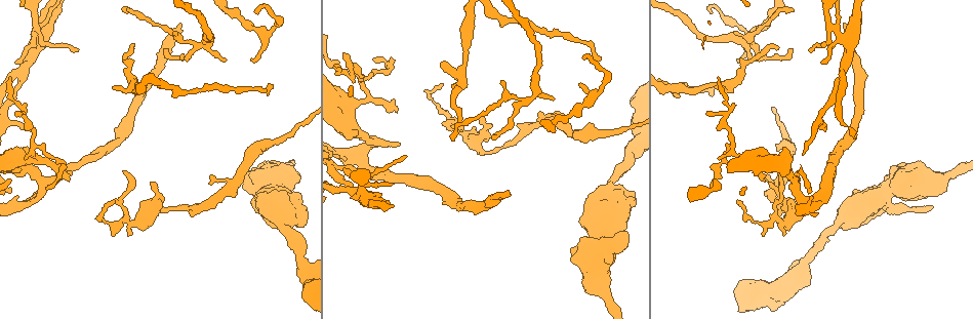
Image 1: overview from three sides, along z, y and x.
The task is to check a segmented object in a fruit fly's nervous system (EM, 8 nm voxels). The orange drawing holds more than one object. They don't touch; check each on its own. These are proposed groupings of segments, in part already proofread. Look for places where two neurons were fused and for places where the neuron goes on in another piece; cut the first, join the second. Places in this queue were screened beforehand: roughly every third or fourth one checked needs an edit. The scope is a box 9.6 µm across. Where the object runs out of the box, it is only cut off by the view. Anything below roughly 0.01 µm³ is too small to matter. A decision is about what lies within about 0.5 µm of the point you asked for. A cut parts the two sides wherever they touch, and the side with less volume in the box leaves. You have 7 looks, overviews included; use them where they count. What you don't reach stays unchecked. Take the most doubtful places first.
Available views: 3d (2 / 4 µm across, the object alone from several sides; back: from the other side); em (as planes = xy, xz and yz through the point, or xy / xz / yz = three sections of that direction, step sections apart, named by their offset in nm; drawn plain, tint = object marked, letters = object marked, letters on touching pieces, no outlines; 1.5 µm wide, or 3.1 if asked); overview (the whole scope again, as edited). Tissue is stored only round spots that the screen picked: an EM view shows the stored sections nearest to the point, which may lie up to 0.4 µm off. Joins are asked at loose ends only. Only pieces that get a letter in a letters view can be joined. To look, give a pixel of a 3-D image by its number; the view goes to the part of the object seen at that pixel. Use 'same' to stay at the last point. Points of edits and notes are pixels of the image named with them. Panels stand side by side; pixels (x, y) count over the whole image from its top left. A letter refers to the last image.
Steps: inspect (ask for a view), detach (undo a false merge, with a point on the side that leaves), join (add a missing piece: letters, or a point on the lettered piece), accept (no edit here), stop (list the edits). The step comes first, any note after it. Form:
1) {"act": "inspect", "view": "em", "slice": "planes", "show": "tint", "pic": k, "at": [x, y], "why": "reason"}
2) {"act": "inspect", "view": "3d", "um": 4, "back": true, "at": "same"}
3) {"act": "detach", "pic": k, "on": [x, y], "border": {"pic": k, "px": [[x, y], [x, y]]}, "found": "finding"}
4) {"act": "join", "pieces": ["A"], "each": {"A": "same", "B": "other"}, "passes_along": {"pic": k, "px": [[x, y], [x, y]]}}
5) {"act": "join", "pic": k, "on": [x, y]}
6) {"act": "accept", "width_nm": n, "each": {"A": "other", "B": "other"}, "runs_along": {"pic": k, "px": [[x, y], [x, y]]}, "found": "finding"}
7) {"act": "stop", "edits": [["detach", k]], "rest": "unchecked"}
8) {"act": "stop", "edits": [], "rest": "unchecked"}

{"act": "inspect", "view": "3d", "um": 4, "pic": 1, "at": [130, 45], "why": "branch stops here"}

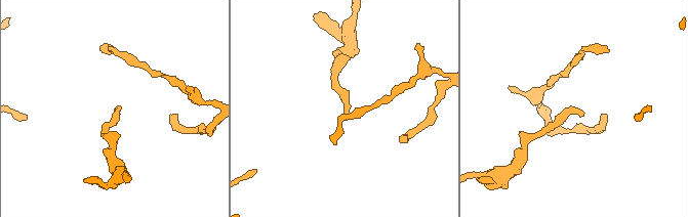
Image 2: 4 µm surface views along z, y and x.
{"act": "inspect", "view": "em", "slice": "xy", "step": 8, "show": "letters", "pic": 2, "at": [582, 116], "why": "now the EM"}

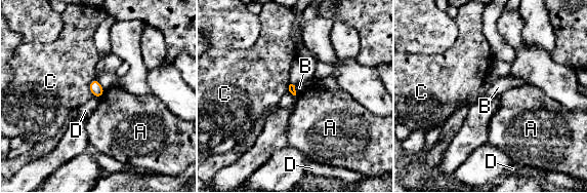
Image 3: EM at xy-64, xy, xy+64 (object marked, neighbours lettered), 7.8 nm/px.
{"act": "accept", "each": {"A": "other", "B": "other", "C": "other", "D": "other"}, "border": {"pic": 3, "px": [[93, 95], [99, 99]]}, "found": "none of them fits"}

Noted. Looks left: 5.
{"act": "inspect", "view": "em", "slice": "yz", "step": 4, "show": "letters", "pic": 1, "at": [792, 212], "why": "thick turns thin"}

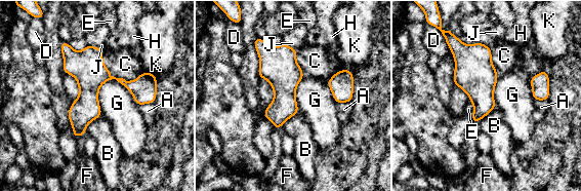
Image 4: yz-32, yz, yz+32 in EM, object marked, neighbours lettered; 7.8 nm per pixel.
{"act": "accept", "longest_contact_nm": ["C", 360], "each": {"A": "other", "B": "other", "C": "other", "D": "other", "E": "other", "F": "other", "G": "other", "H": "other", "J": "other", "K": "other"}, "runs_along": {"pic": 4, "px": [[64, 49], [91, 73], [127, 84], [154, 82]]}, "found": "continuous, no second neuron"}

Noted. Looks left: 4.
{"act": "inspect", "view": "3d", "um": 4, "pic": 1, "at": [826, 128], "why": "thin end"}

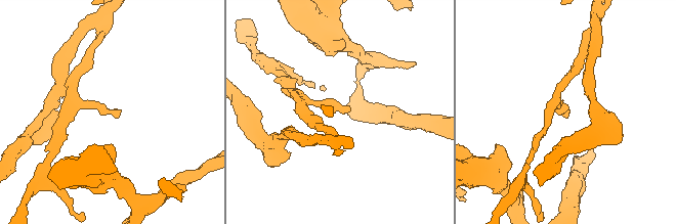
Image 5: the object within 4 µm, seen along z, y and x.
{"act": "inspect", "view": "em", "slice": "xy", "step": 8, "show": "plain", "pic": 5, "at": [349, 108]}

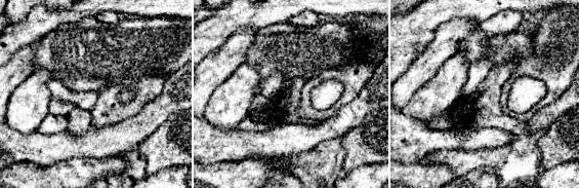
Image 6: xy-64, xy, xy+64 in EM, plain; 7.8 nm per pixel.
{"act": "inspect", "view": "em", "slice": "xy", "step": 8, "show": "letters", "at": "same", "why": "what lies round it"}

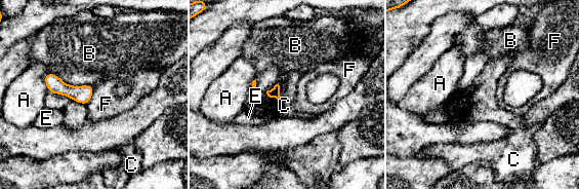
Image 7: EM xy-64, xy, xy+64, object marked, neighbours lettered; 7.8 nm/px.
{"act": "accept", "longest_contact_nm": ["B", 380], "each": {"A": "other", "B": "other", "C": "other", "E": "other", "F": "other"}, "border": {"pic": 7, "px": [[94, 87], [91, 99], [86, 105]]}, "found": "none of them fits"}

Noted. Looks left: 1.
{"act": "stop", "edits": [], "rest": "unchecked"}

